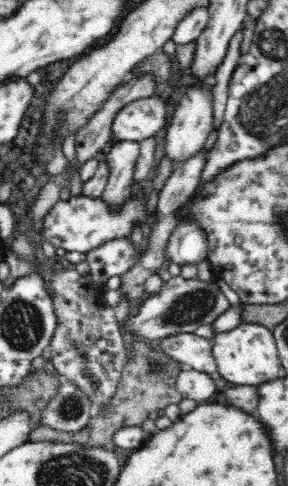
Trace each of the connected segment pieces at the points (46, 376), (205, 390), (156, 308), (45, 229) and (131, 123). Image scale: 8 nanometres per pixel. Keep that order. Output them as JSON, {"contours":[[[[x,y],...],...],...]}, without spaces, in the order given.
{"contours":[[[[42,369],[30,371],[18,385],[4,389],[3,400],[9,406],[9,415],[25,413],[32,428],[45,426],[43,412],[57,397],[61,388],[60,378]]],[[[182,367],[176,378],[176,389],[183,398],[196,402],[209,402],[217,397],[217,389],[214,380],[209,374],[198,372],[187,367]]],[[[178,275],[164,282],[158,294],[147,296],[136,314],[130,315],[127,326],[136,340],[149,342],[169,334],[192,333],[200,326],[211,325],[212,321],[228,308],[230,302],[216,280],[204,281],[198,277],[186,279]]],[[[140,193],[137,199],[126,200],[122,212],[110,212],[101,198],[88,198],[81,194],[67,201],[57,202],[56,206],[43,218],[41,237],[44,237],[60,253],[88,252],[102,246],[114,238],[130,238],[132,227],[144,218],[144,202],[147,193]]],[[[153,96],[150,98],[140,98],[122,107],[122,110],[114,116],[114,120],[112,120],[111,141],[113,143],[143,142],[144,140],[153,138],[169,119],[170,110],[167,103],[162,103],[157,97]]]]}

